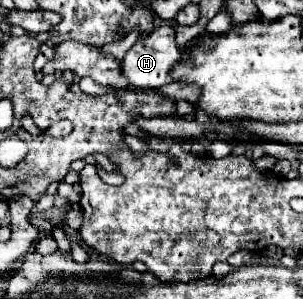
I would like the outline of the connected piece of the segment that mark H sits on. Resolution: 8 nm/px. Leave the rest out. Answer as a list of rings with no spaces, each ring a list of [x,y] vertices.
[[[163,25],[125,53],[121,59],[121,73],[133,87],[163,87],[171,83],[167,73],[179,57],[181,51],[175,43],[175,31],[173,27]]]

